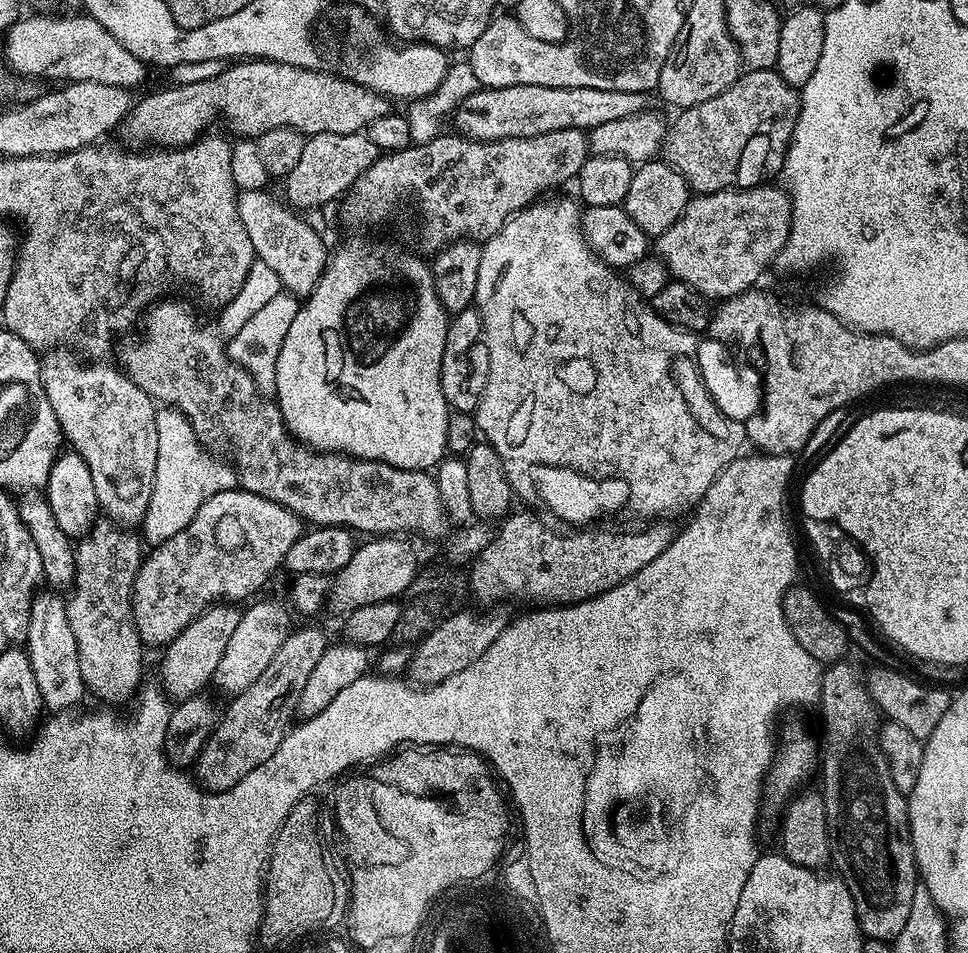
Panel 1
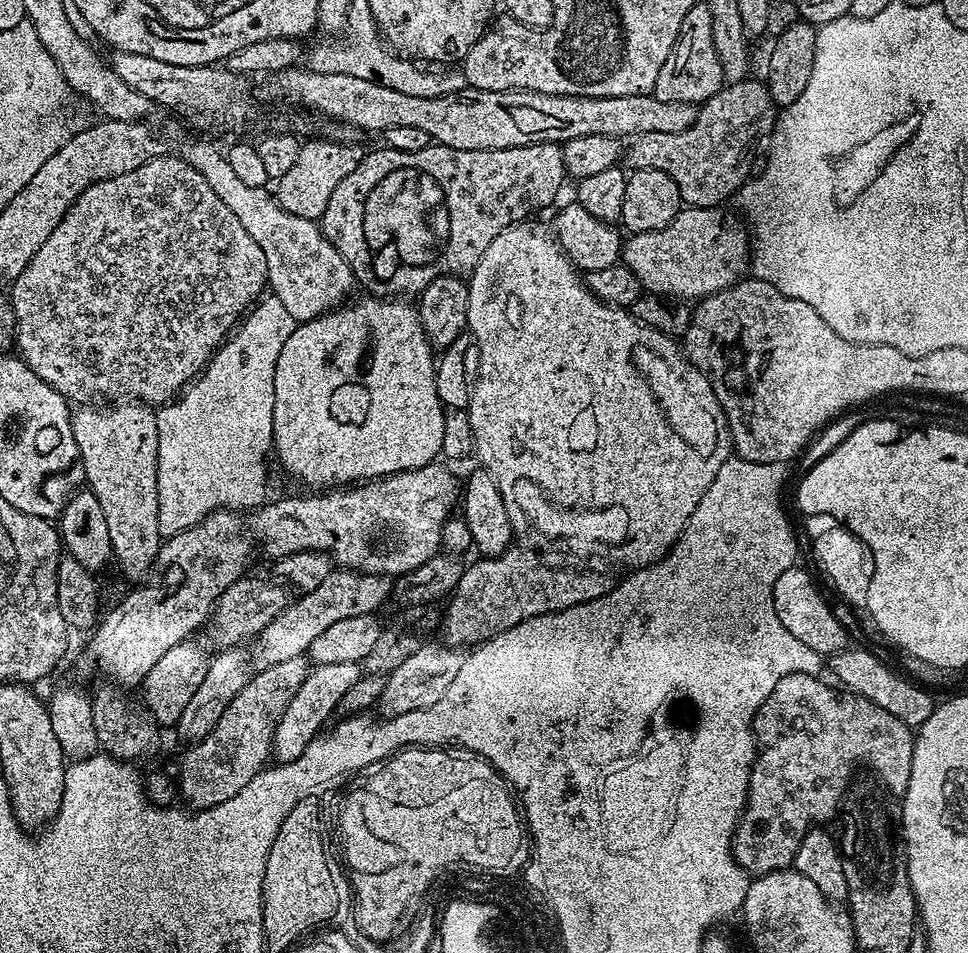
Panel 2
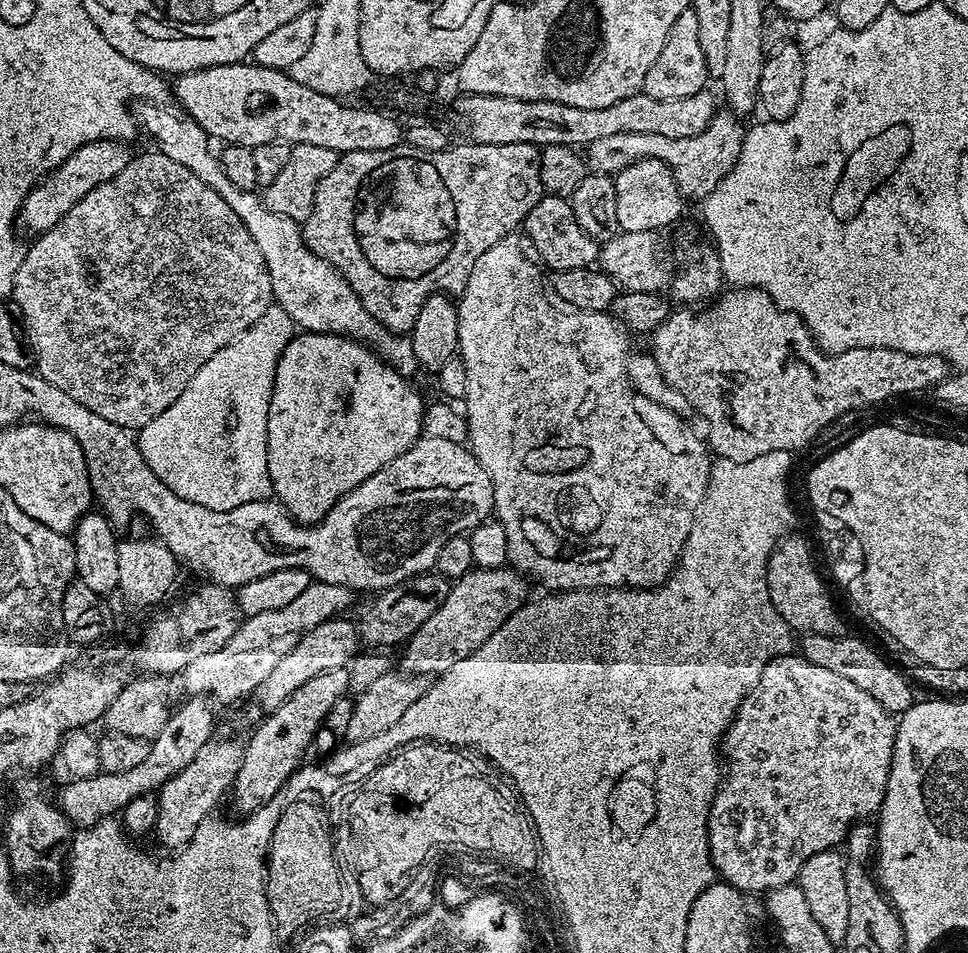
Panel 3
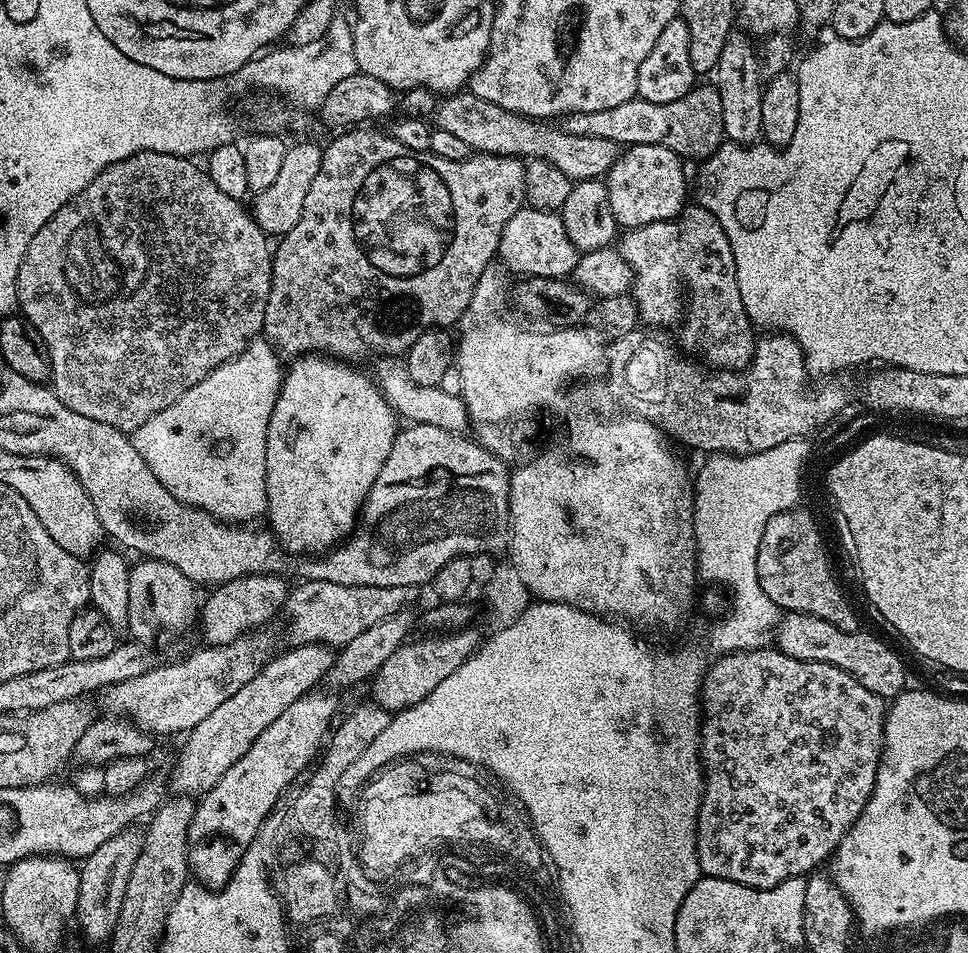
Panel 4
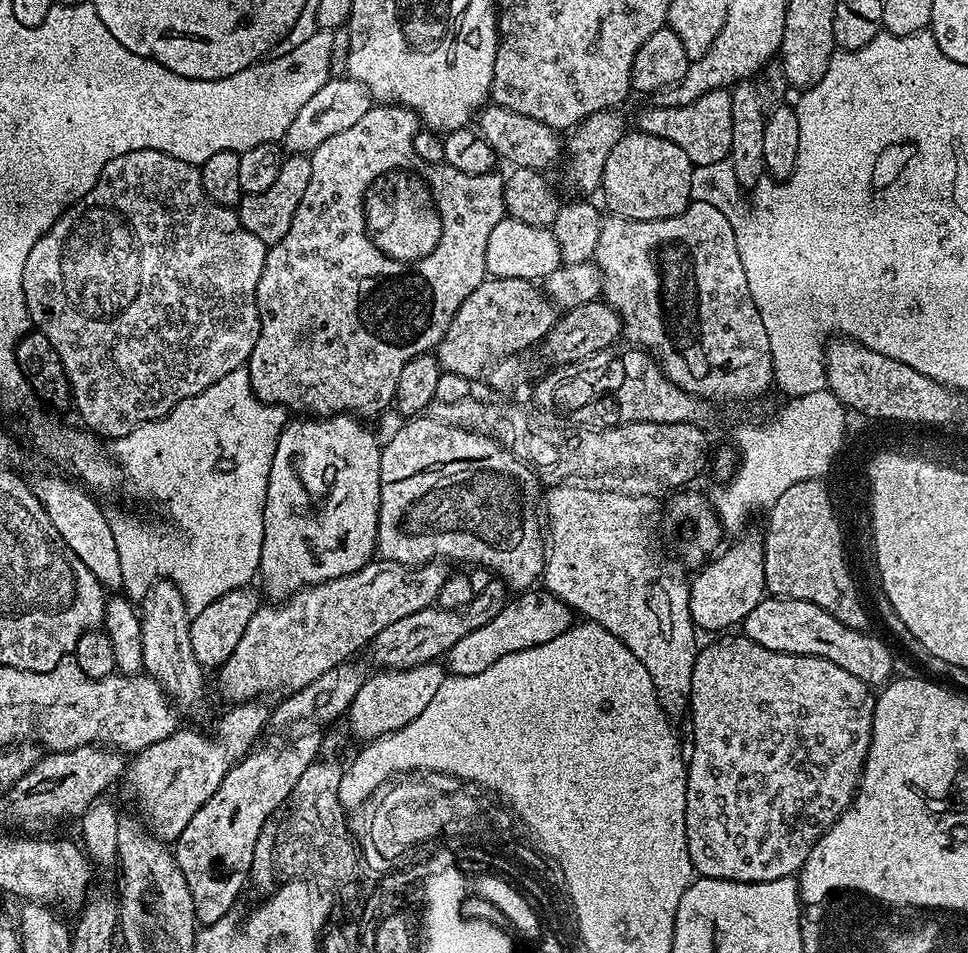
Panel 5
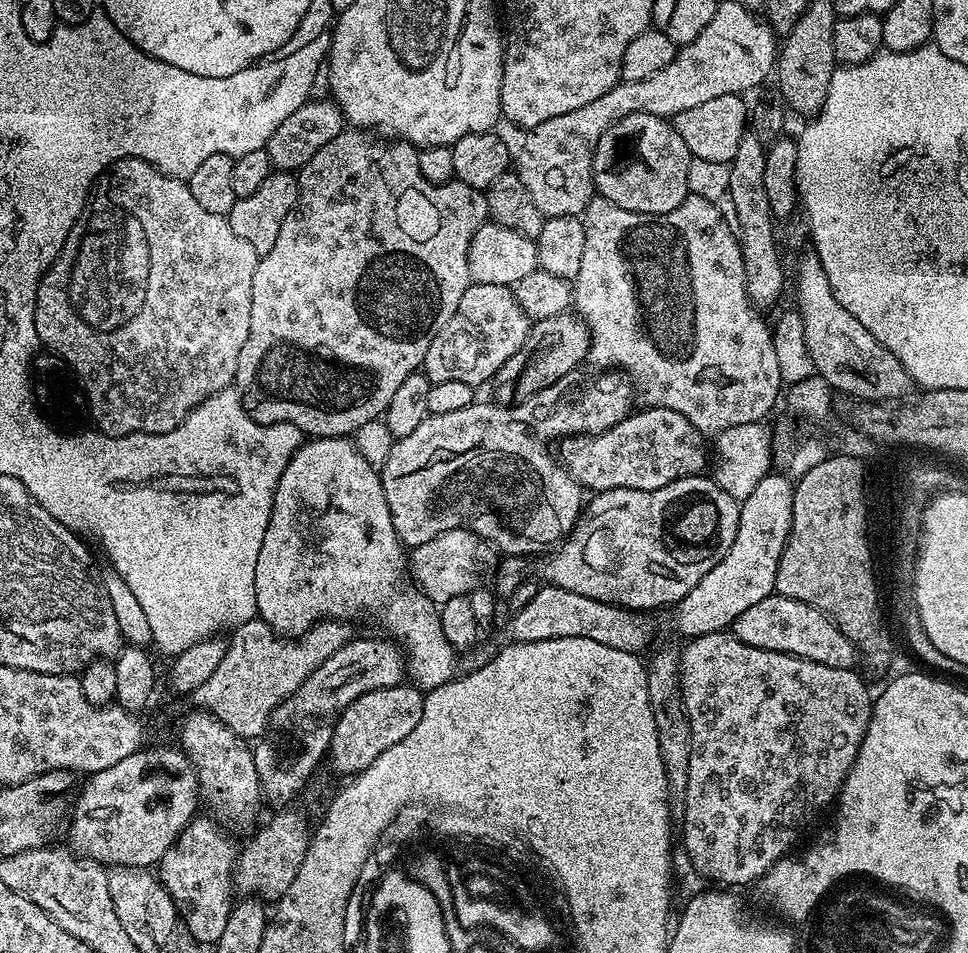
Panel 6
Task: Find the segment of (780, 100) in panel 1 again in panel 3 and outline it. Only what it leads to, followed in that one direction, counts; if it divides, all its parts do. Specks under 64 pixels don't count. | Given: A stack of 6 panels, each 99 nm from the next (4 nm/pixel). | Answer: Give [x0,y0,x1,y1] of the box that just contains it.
[586,110,746,202]

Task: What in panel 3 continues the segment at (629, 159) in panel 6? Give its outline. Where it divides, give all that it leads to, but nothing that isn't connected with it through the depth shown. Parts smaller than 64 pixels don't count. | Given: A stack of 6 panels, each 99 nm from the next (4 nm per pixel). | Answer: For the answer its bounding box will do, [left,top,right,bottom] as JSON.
[614,160,686,232]

